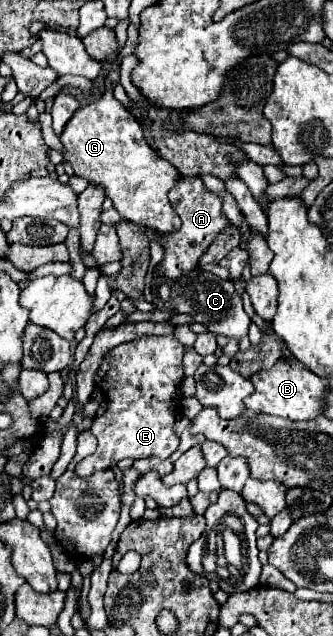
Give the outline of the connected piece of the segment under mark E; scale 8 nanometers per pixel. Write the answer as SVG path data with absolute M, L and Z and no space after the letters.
M165 335L165 337L143 337L133 343L131 341L121 343L105 355L103 363L97 369L99 379L95 379L95 385L105 391L107 409L101 417L93 419L91 433L97 437L99 443L97 443L97 451L93 455L85 457L77 465L79 477L87 477L95 471L109 469L113 463L119 463L125 457L131 457L131 459L141 459L141 457L167 459L167 457L171 457L171 453L179 447L179 437L175 433L175 421L177 421L177 403L183 397L183 391L181 391L183 353L185 351L183 351L181 343L173 335Z

